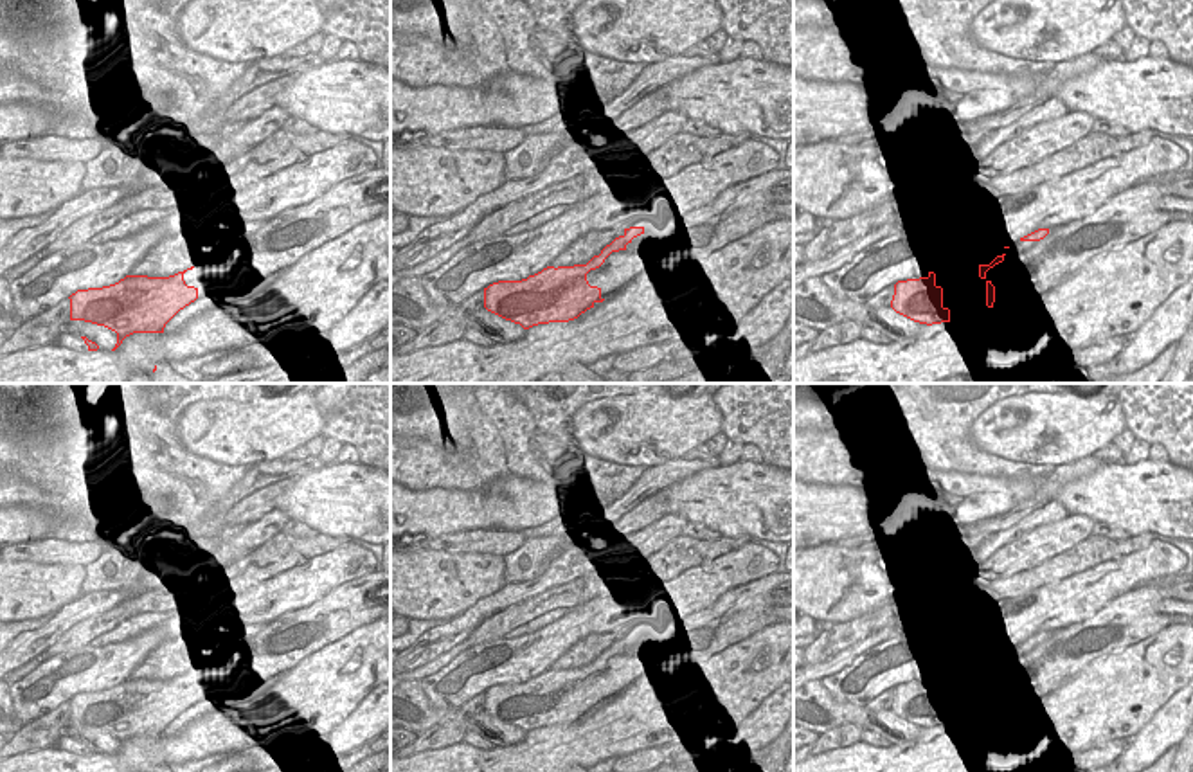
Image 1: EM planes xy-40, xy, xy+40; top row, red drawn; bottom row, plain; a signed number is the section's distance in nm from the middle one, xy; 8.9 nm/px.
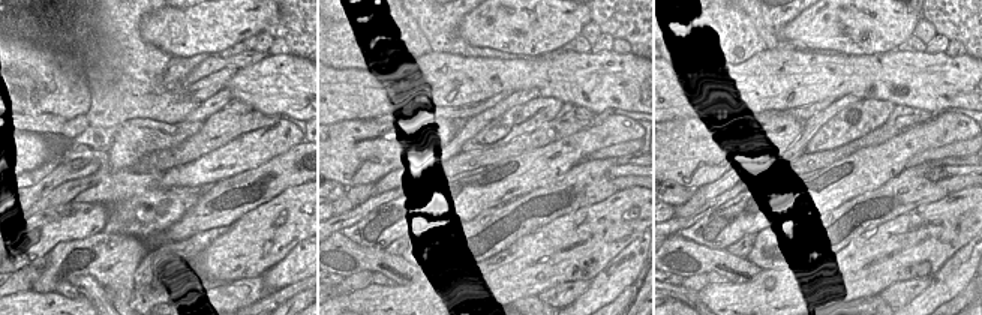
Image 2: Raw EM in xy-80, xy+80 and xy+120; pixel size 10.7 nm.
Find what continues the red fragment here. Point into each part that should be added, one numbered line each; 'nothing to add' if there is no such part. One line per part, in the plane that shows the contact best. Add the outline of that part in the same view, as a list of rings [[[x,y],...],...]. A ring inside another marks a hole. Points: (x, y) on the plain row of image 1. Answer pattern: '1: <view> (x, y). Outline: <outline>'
1: xy (664, 652). Outline: [[[794,572],[768,574],[761,579],[727,590],[714,605],[677,623],[646,628],[644,635],[633,641],[624,653],[612,655],[599,671],[587,677],[588,687],[601,693],[601,702],[608,702],[626,687],[637,686],[641,680],[650,682],[651,678],[675,677],[693,664],[750,637],[765,626],[781,623],[772,614],[772,608],[777,606],[774,603],[774,590],[790,581],[794,581]]]

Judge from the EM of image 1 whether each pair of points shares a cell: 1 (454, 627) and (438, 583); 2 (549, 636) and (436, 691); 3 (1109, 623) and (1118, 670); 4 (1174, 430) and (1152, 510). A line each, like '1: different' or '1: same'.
1: different
2: same
3: different
4: different

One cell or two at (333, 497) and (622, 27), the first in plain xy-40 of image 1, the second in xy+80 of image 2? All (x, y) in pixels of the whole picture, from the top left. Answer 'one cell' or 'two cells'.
two cells

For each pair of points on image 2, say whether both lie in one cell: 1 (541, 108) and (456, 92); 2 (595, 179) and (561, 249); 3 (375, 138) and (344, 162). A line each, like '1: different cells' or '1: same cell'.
1: different cells
2: different cells
3: same cell

